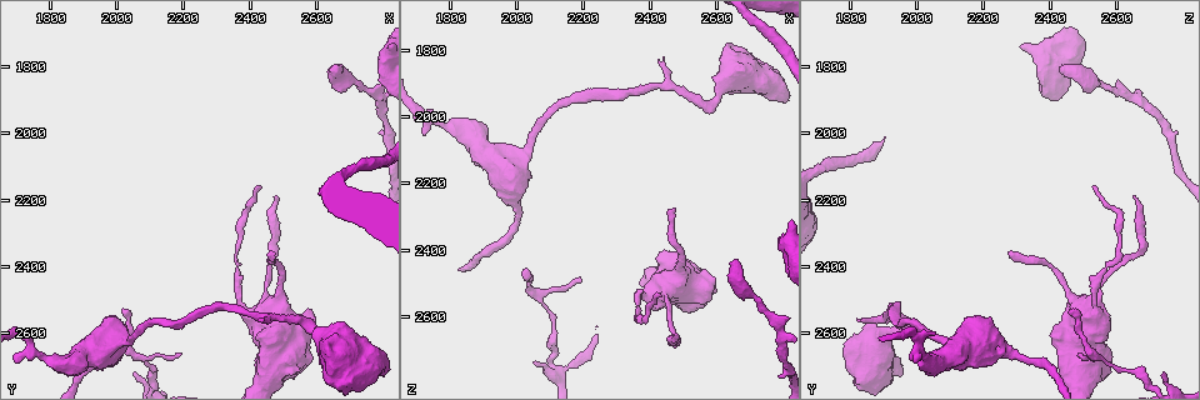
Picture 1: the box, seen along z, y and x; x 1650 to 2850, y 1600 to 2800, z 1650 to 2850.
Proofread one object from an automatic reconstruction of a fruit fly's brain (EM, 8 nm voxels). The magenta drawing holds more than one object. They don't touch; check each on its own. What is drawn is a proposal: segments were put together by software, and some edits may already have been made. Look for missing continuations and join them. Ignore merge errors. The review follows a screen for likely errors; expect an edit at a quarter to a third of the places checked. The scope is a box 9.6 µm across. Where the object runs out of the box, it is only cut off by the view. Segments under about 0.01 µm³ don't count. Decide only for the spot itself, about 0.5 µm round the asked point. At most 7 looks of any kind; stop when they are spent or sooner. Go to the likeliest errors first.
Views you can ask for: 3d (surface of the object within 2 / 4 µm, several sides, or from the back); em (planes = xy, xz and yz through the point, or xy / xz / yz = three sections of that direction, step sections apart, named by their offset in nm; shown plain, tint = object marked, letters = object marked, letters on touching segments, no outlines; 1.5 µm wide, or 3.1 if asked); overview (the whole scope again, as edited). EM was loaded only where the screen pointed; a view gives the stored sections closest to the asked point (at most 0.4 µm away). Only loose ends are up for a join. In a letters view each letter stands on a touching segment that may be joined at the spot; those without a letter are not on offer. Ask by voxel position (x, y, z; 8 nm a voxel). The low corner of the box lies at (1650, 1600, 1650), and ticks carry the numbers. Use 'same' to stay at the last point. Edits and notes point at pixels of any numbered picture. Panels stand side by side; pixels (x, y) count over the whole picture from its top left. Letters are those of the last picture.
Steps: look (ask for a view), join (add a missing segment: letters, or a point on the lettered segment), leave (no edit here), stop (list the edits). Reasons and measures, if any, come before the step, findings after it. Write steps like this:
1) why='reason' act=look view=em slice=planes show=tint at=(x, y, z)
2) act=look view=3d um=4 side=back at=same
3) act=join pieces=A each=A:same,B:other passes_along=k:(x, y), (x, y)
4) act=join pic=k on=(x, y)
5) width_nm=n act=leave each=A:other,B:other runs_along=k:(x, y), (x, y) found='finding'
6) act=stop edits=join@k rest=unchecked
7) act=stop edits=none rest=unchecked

why='branch stops here' act=look view=em slice=xz step=8 show=letters at=(2440, 2560, 1810)

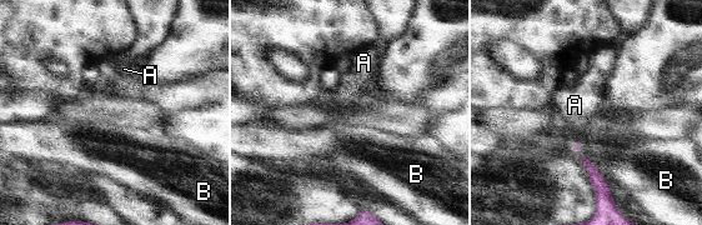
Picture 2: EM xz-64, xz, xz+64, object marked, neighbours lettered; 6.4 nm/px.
why='another direction' act=look view=em slice=planes show=letters at=same

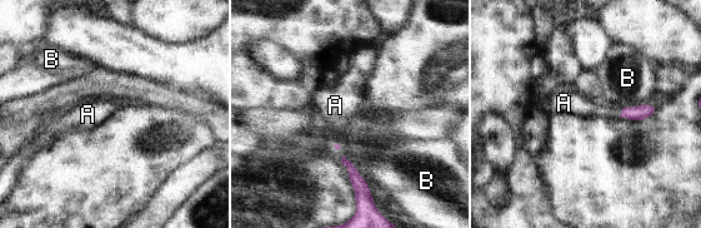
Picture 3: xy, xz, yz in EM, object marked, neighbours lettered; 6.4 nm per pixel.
longest_contact=B:240nm act=join pieces=A each=A:same,B:other found='the cell continues'

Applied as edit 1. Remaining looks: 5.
why='see it whole again' act=look view=overview

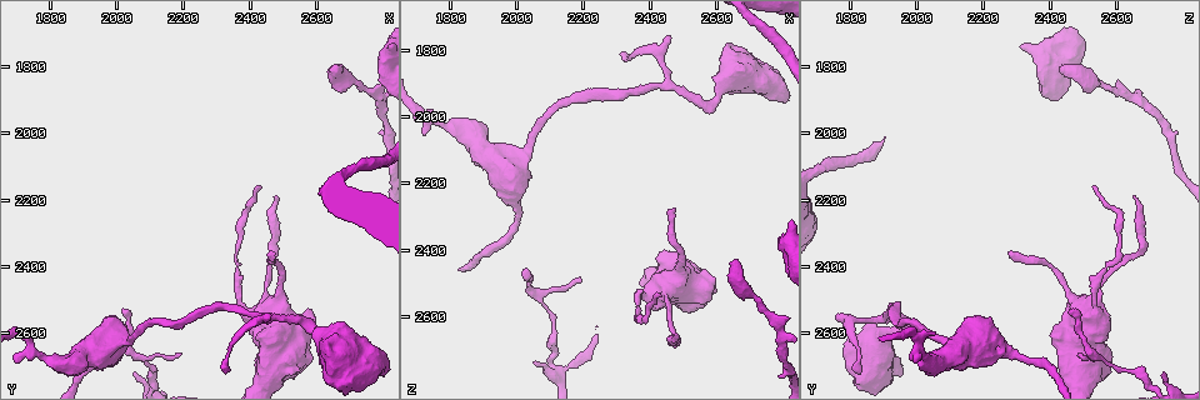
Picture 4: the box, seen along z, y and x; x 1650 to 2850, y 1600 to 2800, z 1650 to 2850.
why='an open end' act=look view=em slice=planes show=letters at=(2030, 2530, 2460)

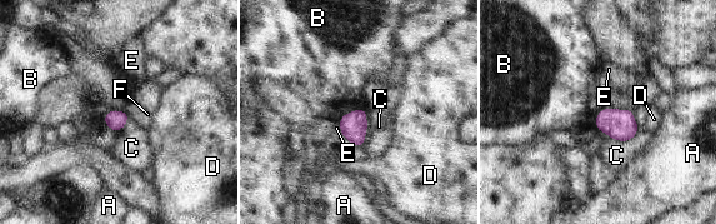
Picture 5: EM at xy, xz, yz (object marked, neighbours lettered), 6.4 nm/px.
longest_contact=C:200nm act=leave each=A:other,B:other,C:other,D:other,E:other,F:other border=5:(364, 108), (348, 112), (338, 122) found='none of them fits'

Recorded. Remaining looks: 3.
act=look view=3d um=2 side=back at=(2060, 2720, 2740)

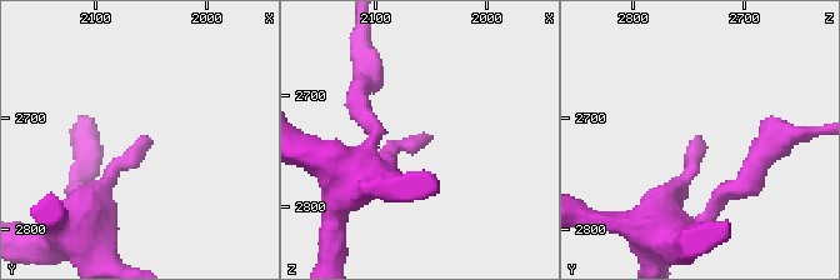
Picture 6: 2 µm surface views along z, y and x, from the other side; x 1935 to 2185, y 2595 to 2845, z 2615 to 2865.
why='shape alone is not enough' act=look view=em slice=planes show=tint at=(2052, 2720, 2740)

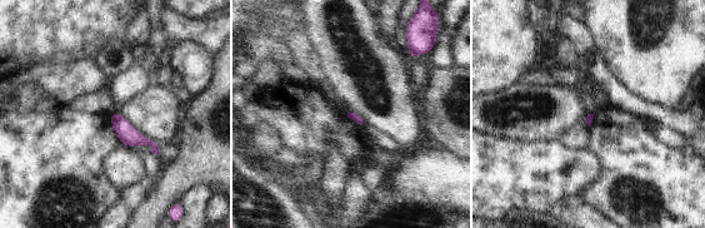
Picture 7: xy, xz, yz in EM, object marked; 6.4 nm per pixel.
why='what lies round it' act=look view=em slice=planes show=letters at=same

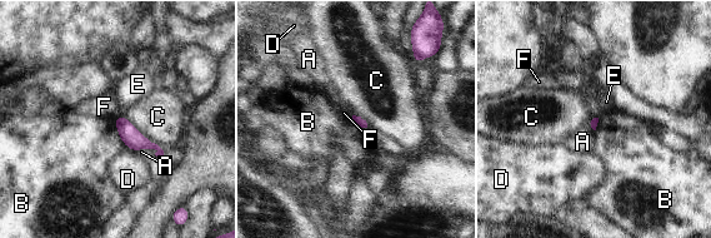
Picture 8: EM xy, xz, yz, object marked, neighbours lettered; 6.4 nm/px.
act=leave each=A:other,B:other,C:other,D:other,E:other,F:other runs_along=8:(119, 120), (160, 153) found='no lettered segment goes on from it'

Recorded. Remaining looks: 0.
act=stop edits=join@3 rest=unchecked

